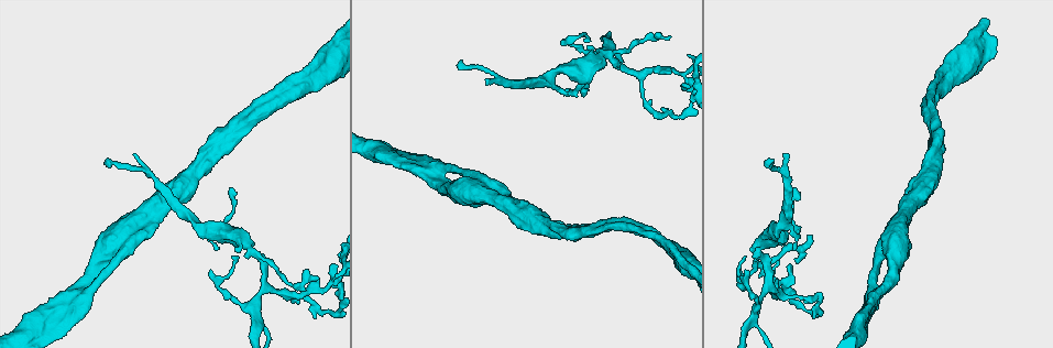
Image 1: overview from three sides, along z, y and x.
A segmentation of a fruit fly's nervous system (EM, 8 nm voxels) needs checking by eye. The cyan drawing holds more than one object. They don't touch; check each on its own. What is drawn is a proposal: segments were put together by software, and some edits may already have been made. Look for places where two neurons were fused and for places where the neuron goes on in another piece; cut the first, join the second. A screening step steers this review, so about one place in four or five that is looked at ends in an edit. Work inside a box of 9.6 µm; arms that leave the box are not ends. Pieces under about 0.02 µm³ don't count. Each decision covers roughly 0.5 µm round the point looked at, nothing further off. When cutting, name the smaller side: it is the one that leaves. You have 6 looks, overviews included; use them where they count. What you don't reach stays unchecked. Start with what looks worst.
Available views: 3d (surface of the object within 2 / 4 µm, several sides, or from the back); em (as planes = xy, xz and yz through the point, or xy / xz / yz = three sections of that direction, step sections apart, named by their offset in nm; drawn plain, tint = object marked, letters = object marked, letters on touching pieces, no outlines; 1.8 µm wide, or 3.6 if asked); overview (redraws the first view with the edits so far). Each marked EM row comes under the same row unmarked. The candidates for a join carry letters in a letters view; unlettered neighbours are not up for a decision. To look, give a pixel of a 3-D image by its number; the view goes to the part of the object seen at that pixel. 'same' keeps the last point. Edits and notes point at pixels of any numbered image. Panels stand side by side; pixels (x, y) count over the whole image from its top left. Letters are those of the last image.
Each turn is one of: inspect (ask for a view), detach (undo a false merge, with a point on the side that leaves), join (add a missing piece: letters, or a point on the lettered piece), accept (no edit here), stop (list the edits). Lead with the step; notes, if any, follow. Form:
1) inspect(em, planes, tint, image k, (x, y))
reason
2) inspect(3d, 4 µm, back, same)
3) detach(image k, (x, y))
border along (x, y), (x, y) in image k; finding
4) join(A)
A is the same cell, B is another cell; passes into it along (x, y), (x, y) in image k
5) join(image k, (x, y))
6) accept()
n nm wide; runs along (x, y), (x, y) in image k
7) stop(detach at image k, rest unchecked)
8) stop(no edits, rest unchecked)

inspect(em, xz, step 8, tint, image 1, (683, 72))
a fork

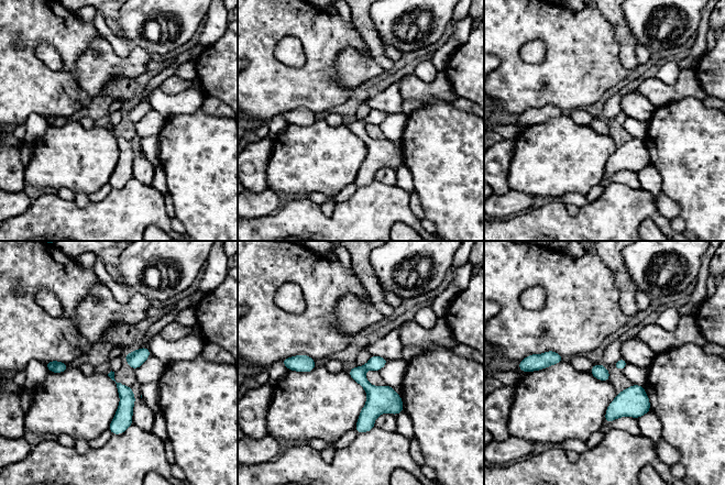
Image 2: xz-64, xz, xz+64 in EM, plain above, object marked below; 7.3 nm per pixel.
inspect(em, planes, letters, same)

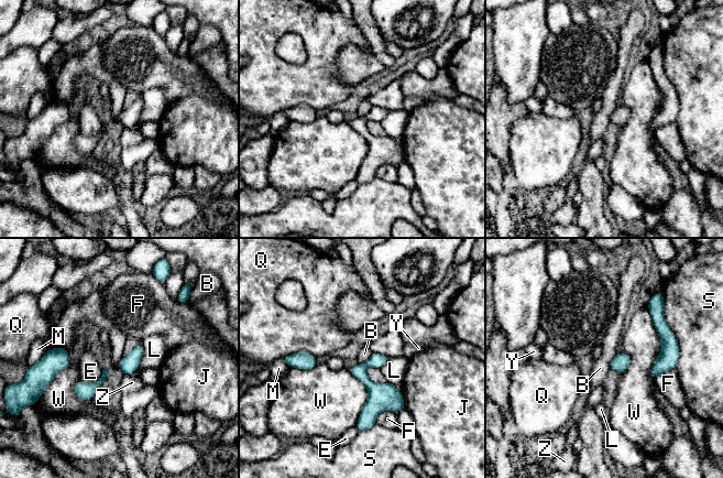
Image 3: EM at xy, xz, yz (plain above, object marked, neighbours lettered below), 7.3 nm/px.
accept()
B, E, F, J, L, M, Q, S, W, Y and Z are other cells; runs along (379, 356), (363, 369), (373, 389), (365, 426) in image 3; all the same neuron

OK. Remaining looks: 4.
inspect(em, xy, step 8, letters, image 1, (605, 55))
side arm on a straight run

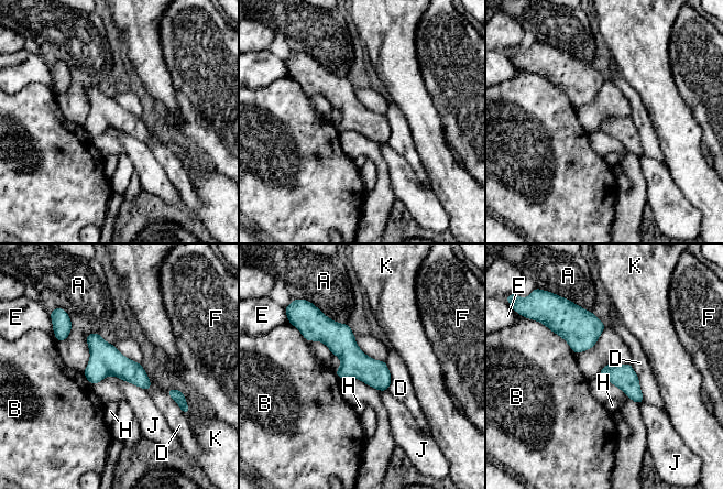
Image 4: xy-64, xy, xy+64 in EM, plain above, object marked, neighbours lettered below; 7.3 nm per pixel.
accept()
A, B, D, E, F, H, J and K are other cells; border along (105, 377), (116, 376), (146, 391) in image 4; one neuron here

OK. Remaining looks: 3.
inspect(em, 3.6 µm, planes, tint, image 1, (124, 244))
calibre changes

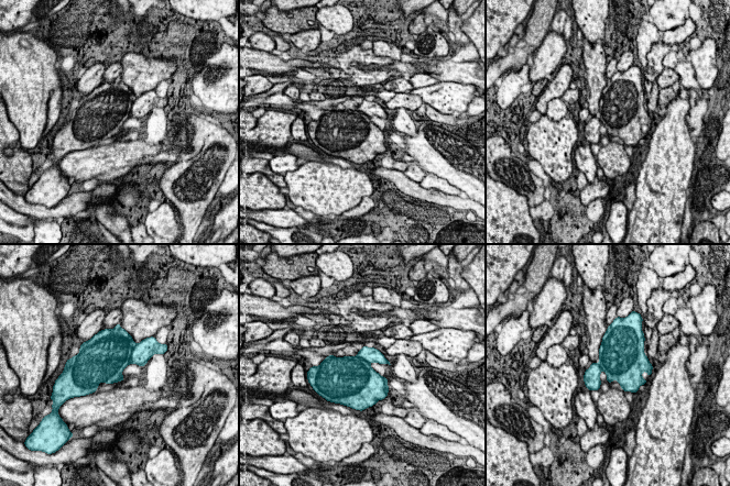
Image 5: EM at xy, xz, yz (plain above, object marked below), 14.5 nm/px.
inspect(em, 3.6 µm, planes, letters, same)
see the neighbours

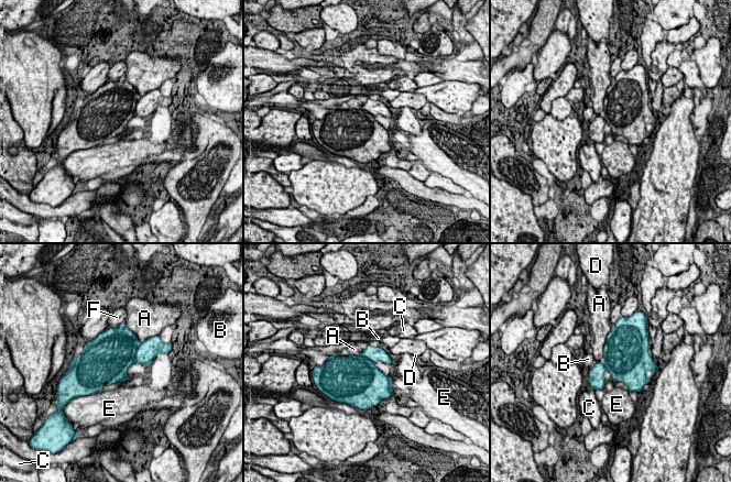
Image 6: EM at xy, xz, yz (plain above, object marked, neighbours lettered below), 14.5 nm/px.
accept()
A, B, C, D, E and F are other cells; all the same neuron

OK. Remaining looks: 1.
stop(no edits, rest unchecked)

